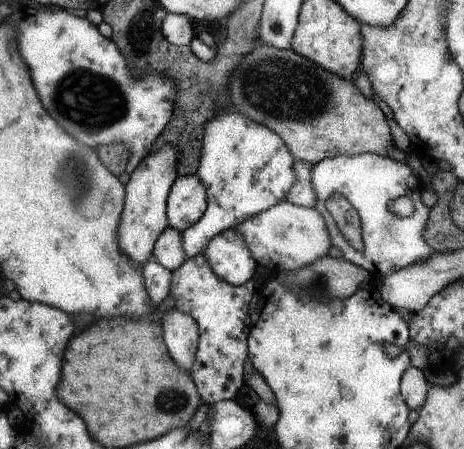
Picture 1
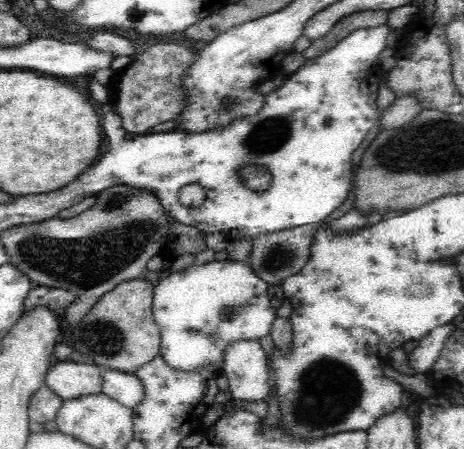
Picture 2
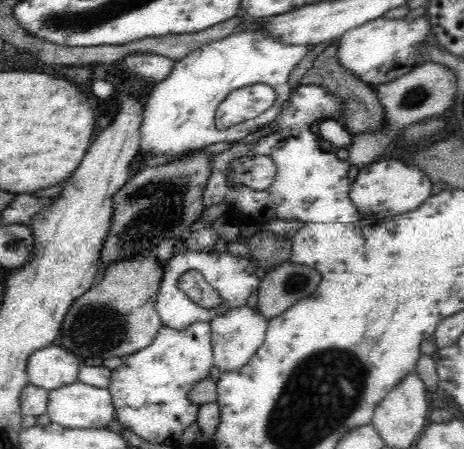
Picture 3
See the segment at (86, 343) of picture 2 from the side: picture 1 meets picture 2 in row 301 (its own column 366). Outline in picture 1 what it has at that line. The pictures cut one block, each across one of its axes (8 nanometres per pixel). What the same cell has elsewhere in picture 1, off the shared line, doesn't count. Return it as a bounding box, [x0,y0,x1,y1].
[227,46,393,166]

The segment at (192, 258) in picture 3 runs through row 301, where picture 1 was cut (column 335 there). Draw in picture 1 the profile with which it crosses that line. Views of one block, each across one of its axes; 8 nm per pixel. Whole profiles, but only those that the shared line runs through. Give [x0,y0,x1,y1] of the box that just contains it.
[311,154,433,280]

